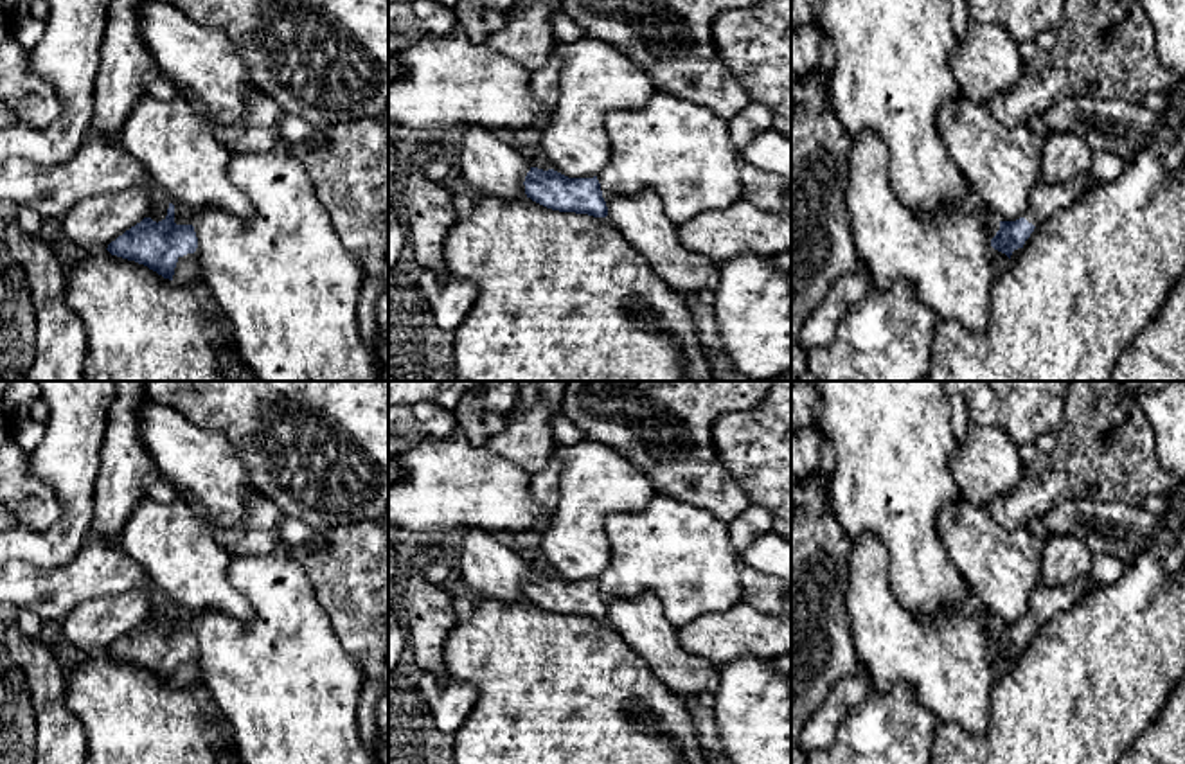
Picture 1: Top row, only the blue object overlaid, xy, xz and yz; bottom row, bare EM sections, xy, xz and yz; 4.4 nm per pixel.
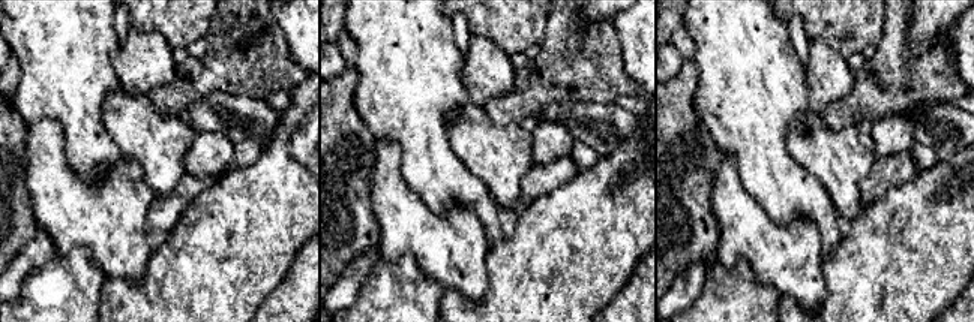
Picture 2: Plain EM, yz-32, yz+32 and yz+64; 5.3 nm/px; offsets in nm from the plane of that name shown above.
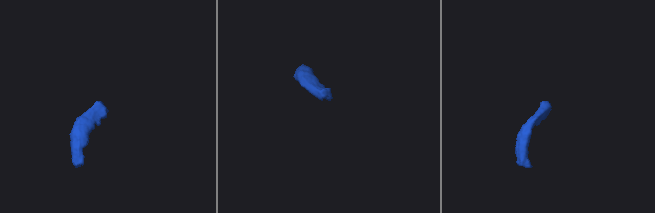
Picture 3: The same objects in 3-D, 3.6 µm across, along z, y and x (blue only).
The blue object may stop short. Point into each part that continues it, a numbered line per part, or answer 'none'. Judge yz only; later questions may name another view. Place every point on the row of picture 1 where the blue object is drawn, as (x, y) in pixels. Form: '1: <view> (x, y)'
1: yz (1045, 200)

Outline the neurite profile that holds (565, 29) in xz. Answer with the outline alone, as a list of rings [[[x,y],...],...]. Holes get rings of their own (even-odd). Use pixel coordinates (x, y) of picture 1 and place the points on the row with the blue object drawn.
[[[563,11],[550,18],[552,32],[556,41],[575,41],[584,36],[583,29]]]

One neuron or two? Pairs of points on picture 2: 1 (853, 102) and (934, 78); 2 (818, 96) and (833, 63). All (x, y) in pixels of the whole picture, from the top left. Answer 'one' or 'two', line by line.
1: one
2: one

